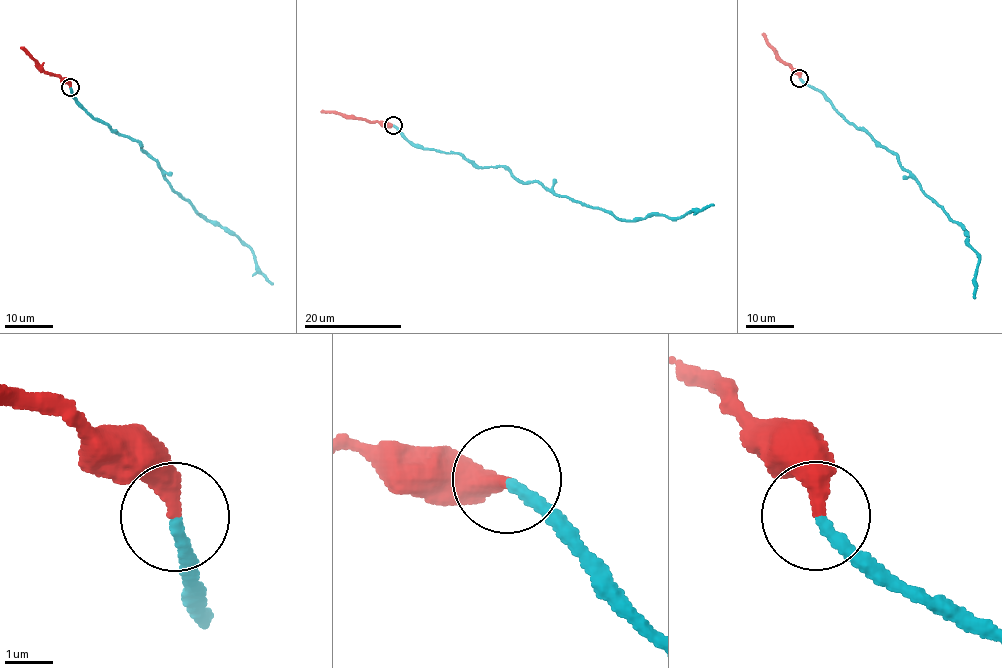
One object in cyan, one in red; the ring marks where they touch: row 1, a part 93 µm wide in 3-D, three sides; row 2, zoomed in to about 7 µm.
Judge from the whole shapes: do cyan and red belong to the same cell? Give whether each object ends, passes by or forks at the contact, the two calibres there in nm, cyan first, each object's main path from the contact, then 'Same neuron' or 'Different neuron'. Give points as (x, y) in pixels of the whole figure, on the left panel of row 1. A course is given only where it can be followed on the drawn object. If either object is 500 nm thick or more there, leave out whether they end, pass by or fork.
At the ring cyan ends. At the ring red ends. Thickness 240 nm (cyan) against 380 nm. Course of cyan: (70, 86), (93, 118), (138, 141), (173, 190), (199, 215), (235, 233), (254, 256), (257, 270), (273, 284). Course of red: (70, 86), (58, 76), (44, 73), (21, 47). Same neuron

